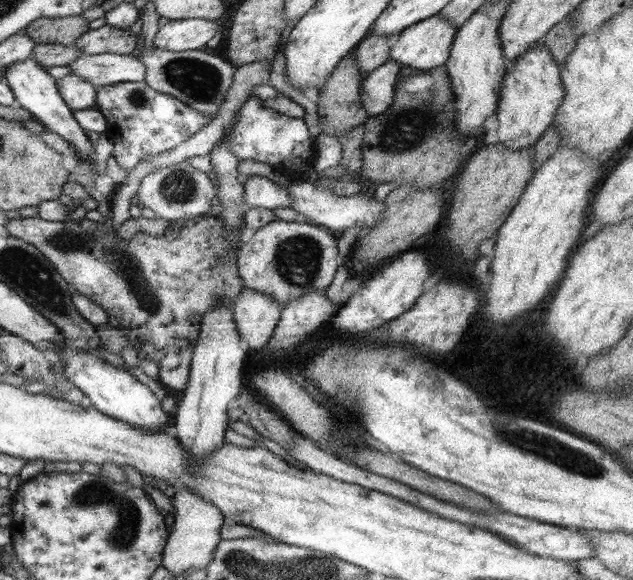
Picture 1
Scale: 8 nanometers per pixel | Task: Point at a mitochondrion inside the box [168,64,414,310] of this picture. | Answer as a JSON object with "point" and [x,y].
{"point":[297,260]}

